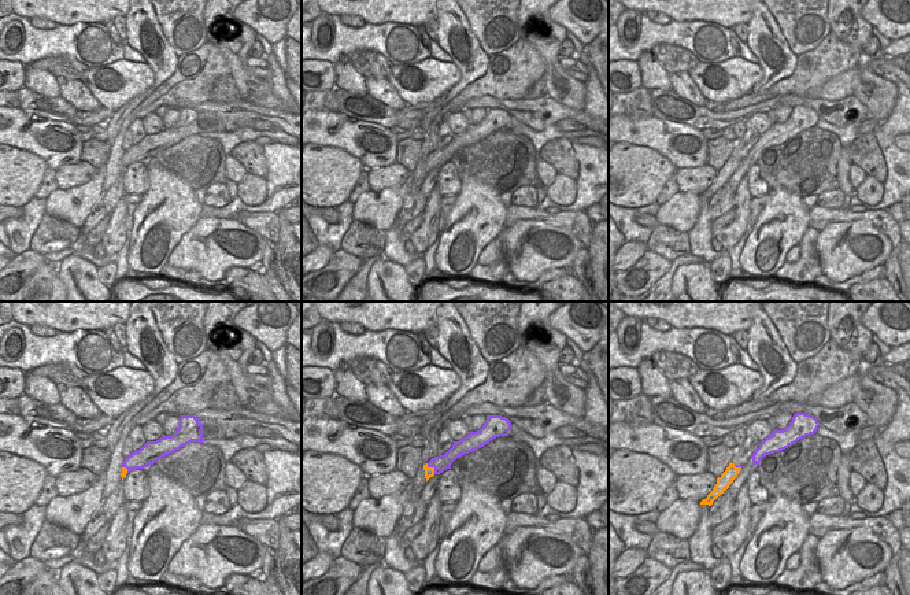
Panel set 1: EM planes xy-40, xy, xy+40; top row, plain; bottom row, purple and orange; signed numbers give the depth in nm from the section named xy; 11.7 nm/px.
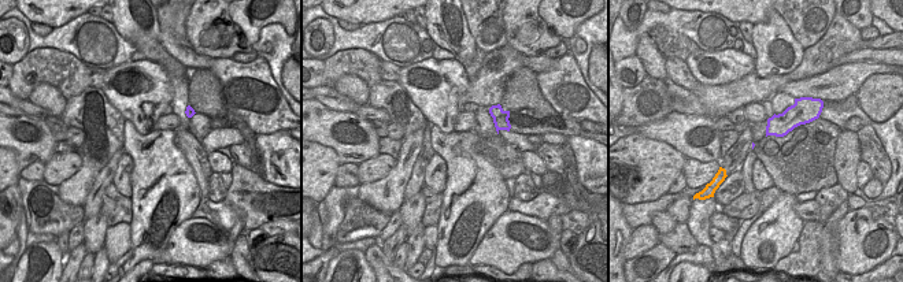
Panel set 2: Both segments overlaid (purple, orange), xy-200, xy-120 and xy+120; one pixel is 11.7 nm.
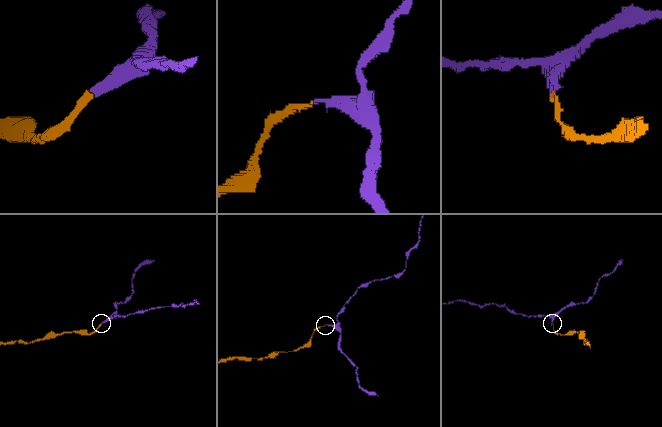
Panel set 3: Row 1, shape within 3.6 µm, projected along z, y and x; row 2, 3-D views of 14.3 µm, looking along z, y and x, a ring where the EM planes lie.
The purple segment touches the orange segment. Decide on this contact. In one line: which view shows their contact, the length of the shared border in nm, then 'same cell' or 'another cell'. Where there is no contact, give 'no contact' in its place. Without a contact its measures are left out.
xy | 160 nm | another cell

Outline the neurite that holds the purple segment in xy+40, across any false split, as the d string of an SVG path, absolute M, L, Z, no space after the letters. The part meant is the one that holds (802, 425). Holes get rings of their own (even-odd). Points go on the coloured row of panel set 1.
M804 413L794 414L792 421L785 429L774 429L769 437L759 443L759 447L754 451L747 463L741 468L740 473L729 485L728 491L732 495L737 495L741 485L747 481L748 476L757 470L763 457L780 452L795 444L798 440L814 435L818 426L820 422L814 415Z

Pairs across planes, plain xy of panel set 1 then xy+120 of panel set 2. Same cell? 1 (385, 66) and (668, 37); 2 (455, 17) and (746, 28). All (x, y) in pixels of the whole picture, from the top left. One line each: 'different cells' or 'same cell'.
1: same cell
2: different cells

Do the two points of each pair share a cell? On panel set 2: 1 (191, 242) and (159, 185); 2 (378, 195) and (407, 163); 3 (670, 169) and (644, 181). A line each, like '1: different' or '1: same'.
1: different
2: same
3: same

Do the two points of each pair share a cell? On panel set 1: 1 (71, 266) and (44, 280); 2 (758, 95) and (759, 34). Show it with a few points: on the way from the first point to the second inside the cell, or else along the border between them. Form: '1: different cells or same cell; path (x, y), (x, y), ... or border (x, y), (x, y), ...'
1: different cells; border (58, 276), (66, 287)
2: same cell; path (769, 80), (769, 50)

